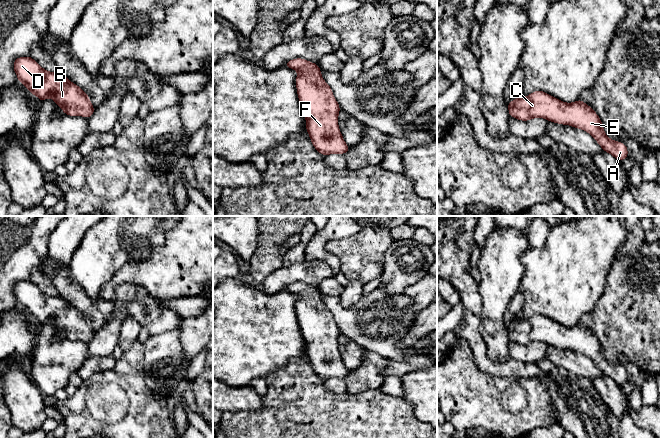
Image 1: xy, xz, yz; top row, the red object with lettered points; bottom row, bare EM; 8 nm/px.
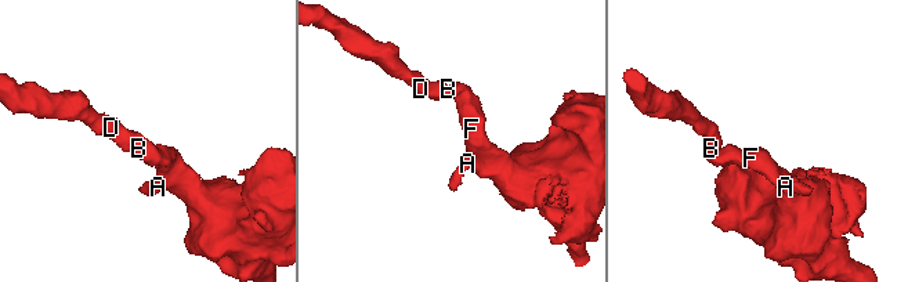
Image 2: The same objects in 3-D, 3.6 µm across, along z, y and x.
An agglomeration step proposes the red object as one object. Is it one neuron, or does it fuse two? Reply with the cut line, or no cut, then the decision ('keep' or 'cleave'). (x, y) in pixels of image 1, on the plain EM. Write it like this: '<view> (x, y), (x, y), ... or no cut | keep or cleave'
no cut | keep

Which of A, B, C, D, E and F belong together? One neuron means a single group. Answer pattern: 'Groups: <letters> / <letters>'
Groups: A B C D E F

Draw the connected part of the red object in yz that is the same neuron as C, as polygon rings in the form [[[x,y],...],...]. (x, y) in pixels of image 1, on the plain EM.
[[[536,314],[526,321],[516,321],[507,327],[509,340],[515,343],[529,345],[533,342],[544,342],[557,348],[570,349],[589,357],[603,375],[618,385],[628,381],[627,370],[606,359],[600,341],[581,323],[566,327],[541,314]]]

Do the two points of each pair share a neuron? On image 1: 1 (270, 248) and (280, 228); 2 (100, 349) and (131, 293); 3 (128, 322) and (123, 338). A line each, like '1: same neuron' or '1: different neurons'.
1: same neuron
2: same neuron
3: same neuron

